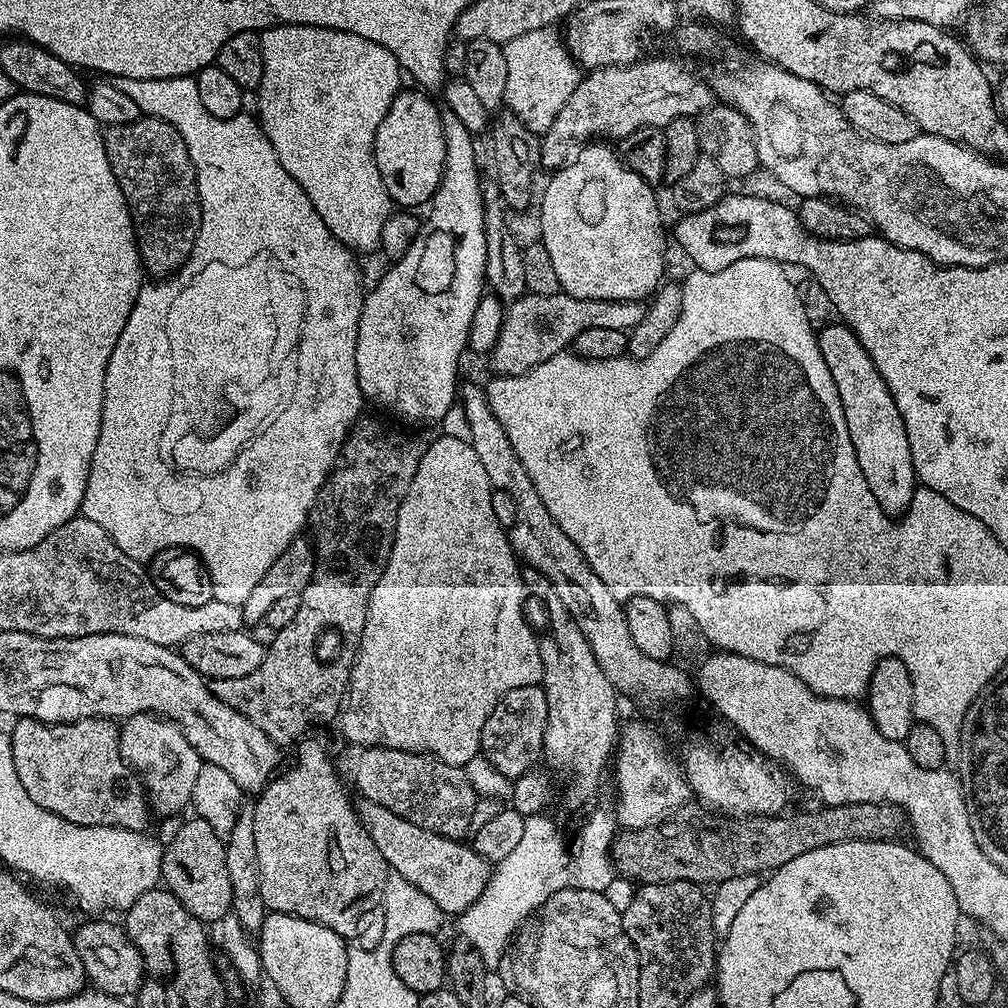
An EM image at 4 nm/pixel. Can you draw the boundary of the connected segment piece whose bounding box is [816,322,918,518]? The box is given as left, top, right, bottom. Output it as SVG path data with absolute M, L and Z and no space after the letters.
M835 323L826 325L824 329L821 327L816 341L822 358L826 358L826 366L830 366L834 386L838 386L838 398L842 398L842 414L846 414L846 430L850 430L850 442L854 446L862 478L866 478L866 486L870 486L875 505L887 516L896 518L910 506L918 487L914 458L910 458L910 438L906 438L906 422L902 422L902 414L898 414L898 406L886 382L882 382L882 374L878 374L874 362L870 362L870 354L866 354L862 342L847 324Z

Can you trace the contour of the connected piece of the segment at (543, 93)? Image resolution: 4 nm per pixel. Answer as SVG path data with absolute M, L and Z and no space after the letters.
M552 28L530 30L530 34L510 38L502 47L506 52L505 101L516 100L520 121L531 132L543 134L558 118L558 110L566 106L566 98L574 94L582 69L567 51L561 33Z

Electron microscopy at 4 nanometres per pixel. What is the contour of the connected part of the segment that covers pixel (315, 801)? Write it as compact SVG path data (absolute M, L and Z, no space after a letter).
M307 740L300 742L305 744L295 745L296 761L289 766L288 773L277 775L268 783L255 797L256 808L251 809L262 902L268 912L301 916L351 938L363 930L363 920L381 907L390 869L382 854L378 854L378 846L370 842L370 834L366 834L362 826L353 797L348 797L331 758L324 753L322 745Z

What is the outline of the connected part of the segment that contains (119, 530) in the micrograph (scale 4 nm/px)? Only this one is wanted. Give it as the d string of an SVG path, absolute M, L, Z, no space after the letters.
M117 76L114 83L118 90L138 102L143 115L157 116L170 122L170 126L178 130L182 142L186 142L186 150L196 167L200 229L192 244L192 255L179 272L141 287L134 310L130 310L130 318L126 318L122 334L118 334L118 346L114 346L114 354L110 354L104 375L102 426L98 446L94 446L80 512L90 518L90 522L98 522L98 526L110 534L118 550L135 560L150 562L158 552L167 548L187 548L196 553L210 574L213 600L242 606L246 598L250 598L254 586L258 586L262 574L274 566L278 554L282 554L282 550L286 550L296 537L292 524L302 524L300 520L305 516L305 510L316 503L320 489L341 459L348 432L361 419L360 407L365 407L366 401L356 377L354 346L358 342L358 318L362 314L366 284L360 281L360 268L356 265L357 257L352 249L330 234L326 222L322 222L310 198L306 198L306 190L302 190L302 186L286 174L278 162L278 154L274 154L274 146L270 146L266 134L253 117L251 120L247 114L241 114L223 120L206 114L202 98L198 98L198 86L191 76L157 80Z

